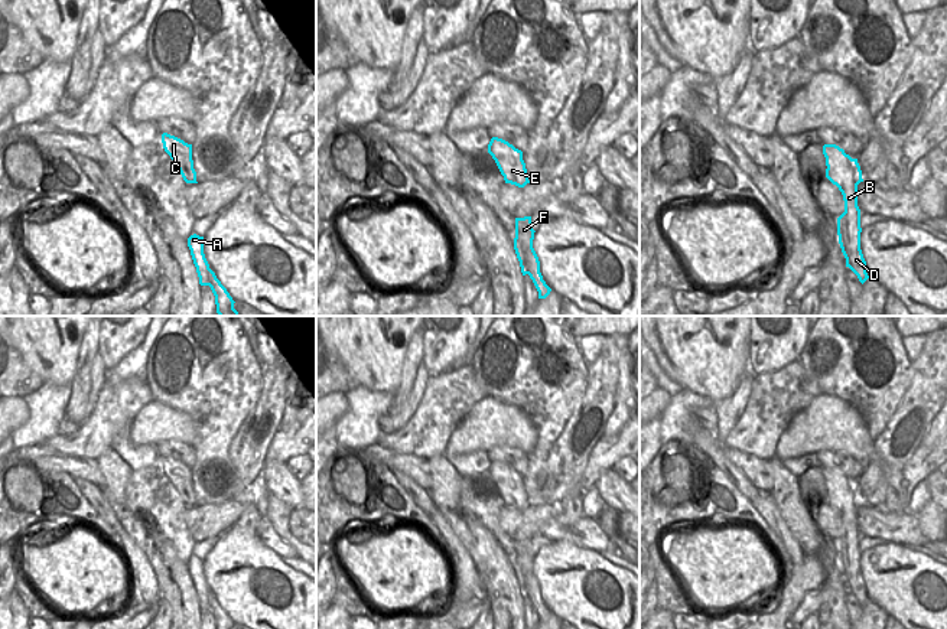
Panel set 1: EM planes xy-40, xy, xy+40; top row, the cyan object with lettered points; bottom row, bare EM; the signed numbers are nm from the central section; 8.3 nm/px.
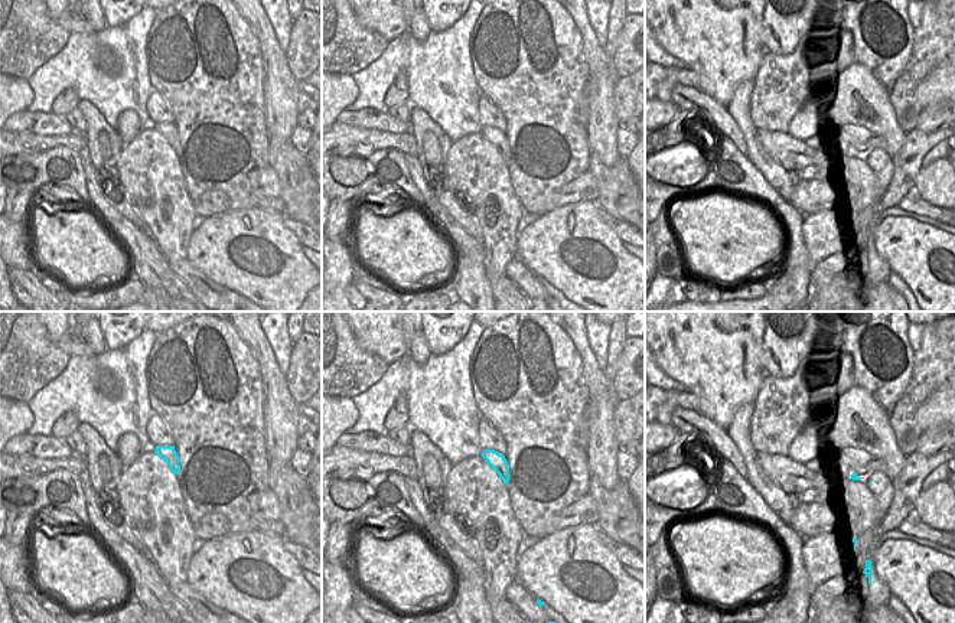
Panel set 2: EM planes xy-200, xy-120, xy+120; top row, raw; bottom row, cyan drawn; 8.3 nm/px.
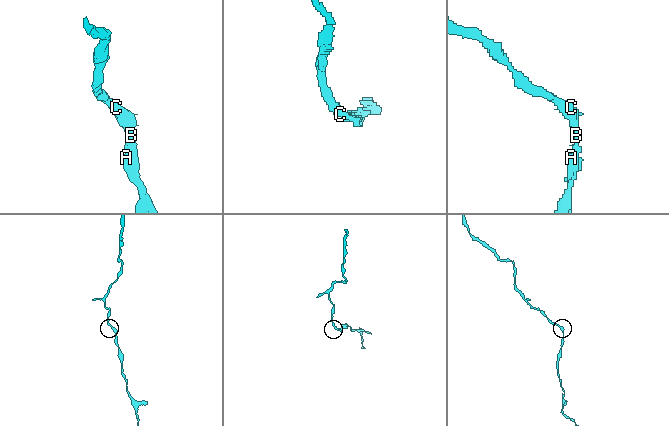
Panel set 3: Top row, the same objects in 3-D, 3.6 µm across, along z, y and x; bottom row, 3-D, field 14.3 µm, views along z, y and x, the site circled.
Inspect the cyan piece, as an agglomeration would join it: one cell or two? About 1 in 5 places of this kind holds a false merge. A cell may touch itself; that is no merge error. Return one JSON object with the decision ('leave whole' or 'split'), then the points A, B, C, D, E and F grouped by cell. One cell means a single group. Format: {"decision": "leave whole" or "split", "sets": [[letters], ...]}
{"decision": "leave whole", "sets": [["A", "B", "C", "D", "E", "F"]]}

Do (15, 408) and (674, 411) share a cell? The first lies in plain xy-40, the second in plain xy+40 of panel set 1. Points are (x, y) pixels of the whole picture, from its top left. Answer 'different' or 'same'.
different

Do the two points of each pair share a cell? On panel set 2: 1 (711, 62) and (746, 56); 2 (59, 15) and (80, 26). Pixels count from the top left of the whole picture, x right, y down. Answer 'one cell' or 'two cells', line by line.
1: one cell
2: one cell

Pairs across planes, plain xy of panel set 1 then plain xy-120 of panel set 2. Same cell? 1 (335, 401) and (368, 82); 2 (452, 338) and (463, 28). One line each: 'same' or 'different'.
1: different
2: different

